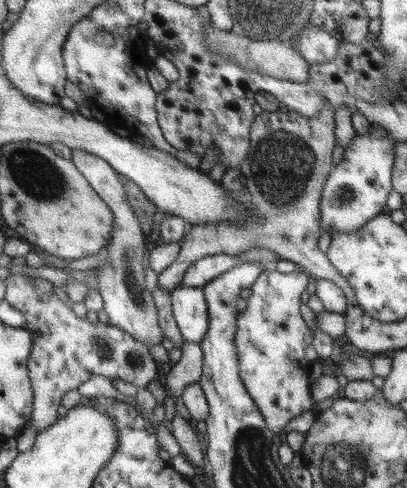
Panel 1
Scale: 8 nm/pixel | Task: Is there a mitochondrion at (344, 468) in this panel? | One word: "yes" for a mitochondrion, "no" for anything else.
yes

